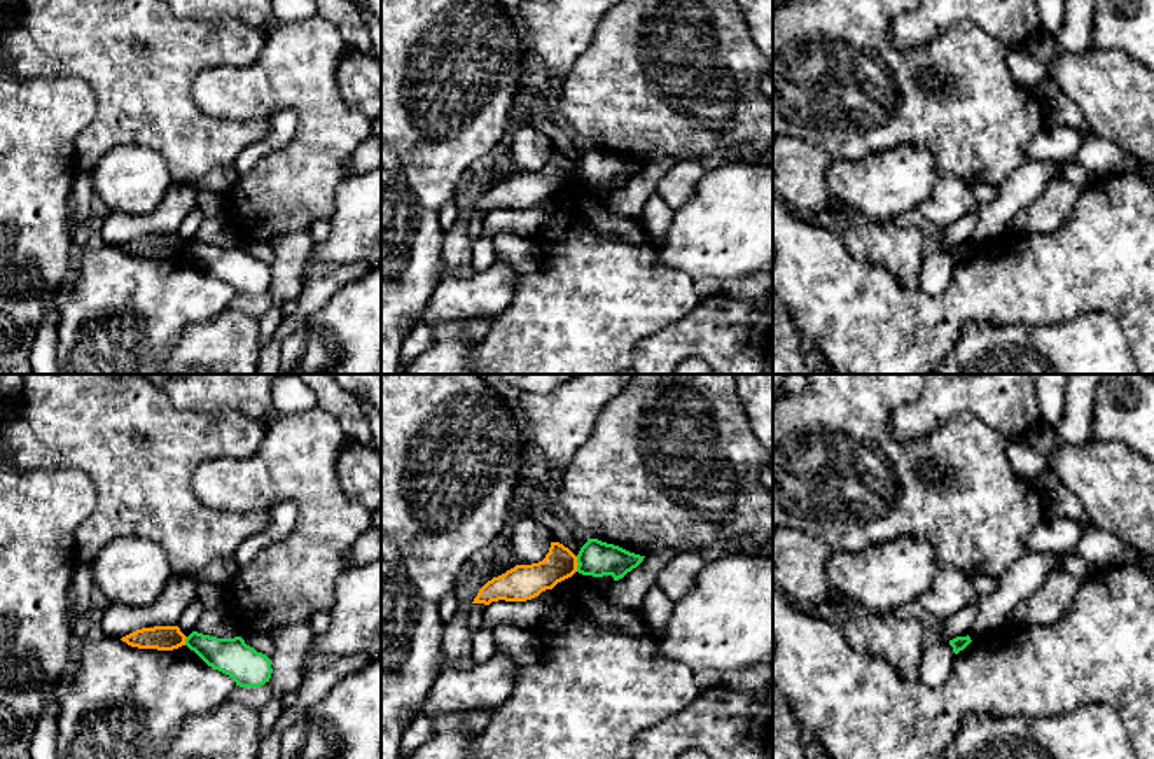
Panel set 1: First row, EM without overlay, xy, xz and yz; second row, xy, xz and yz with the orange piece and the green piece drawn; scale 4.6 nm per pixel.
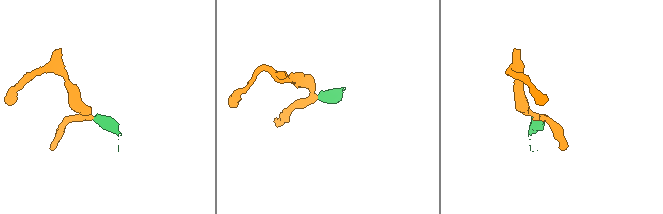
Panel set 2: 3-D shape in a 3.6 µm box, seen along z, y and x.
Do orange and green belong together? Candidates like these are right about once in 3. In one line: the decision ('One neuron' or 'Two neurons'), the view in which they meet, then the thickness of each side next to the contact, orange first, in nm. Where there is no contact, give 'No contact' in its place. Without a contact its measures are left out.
Two neurons. Touches orange in xz. Thickness 160 nm (orange) against 170 nm

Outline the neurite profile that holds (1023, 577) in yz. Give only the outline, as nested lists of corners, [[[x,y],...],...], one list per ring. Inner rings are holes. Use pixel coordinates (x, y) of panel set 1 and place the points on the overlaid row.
[[[1026,553],[1004,575],[995,577],[995,591],[979,602],[979,612],[969,635],[970,640],[984,637],[1009,623],[1011,610],[1039,591],[1046,579],[1058,570],[1061,561],[1063,556]]]

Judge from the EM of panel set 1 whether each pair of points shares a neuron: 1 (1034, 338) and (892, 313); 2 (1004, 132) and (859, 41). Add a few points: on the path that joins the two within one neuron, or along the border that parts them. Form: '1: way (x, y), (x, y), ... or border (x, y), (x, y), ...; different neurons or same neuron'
1: border (1008, 326), (971, 322), (946, 355); different neurons
2: way (966, 126), (943, 123), (897, 77), (894, 67); same neuron

